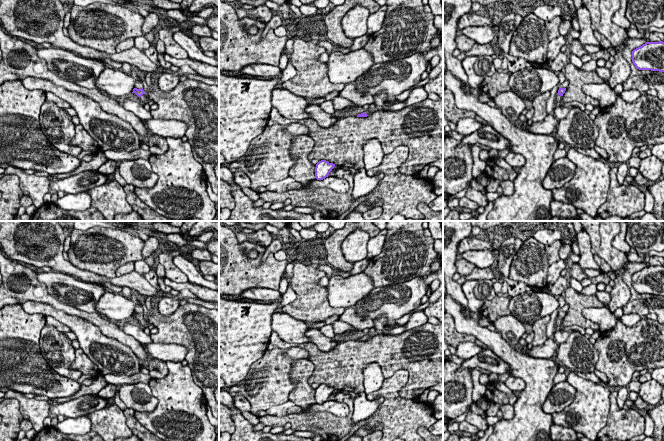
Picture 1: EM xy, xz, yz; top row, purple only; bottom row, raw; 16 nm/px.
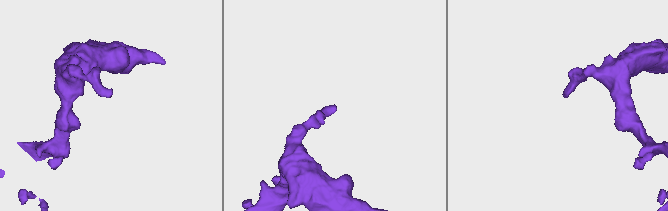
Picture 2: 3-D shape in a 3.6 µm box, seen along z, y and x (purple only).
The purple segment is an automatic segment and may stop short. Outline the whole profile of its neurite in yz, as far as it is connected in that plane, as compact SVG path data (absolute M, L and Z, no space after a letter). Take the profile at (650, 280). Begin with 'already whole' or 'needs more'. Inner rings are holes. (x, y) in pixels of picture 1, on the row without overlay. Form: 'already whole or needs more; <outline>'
already whole; M646 266L632 275L632 286L639 294L664 296L664 266Z

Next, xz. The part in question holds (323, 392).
already whole; M321 384L316 388L315 401L317 404L323 404L328 401L329 397L335 391L335 388L329 387L326 384Z

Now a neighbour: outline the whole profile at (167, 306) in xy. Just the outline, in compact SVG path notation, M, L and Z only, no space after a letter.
M189 290L181 291L178 295L169 298L164 297L159 300L157 303L158 311L162 316L170 316L172 315L180 306L180 301L184 298L194 298L197 297L191 293Z

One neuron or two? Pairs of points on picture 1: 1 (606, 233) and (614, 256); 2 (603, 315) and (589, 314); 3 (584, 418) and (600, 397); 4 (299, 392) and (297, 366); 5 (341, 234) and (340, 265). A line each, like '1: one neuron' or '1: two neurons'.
1: one neuron
2: one neuron
3: one neuron
4: one neuron
5: one neuron

